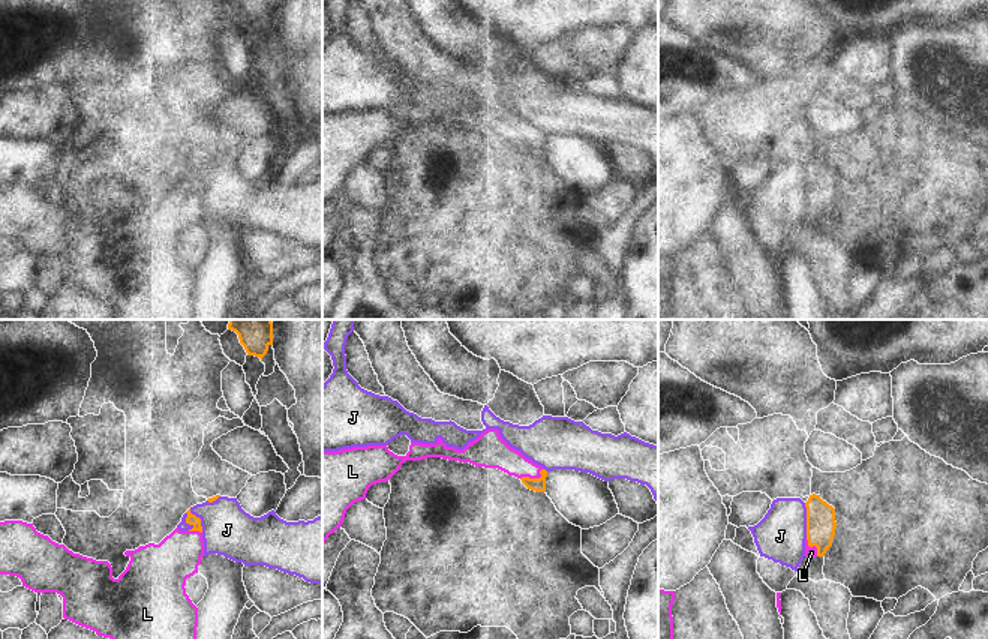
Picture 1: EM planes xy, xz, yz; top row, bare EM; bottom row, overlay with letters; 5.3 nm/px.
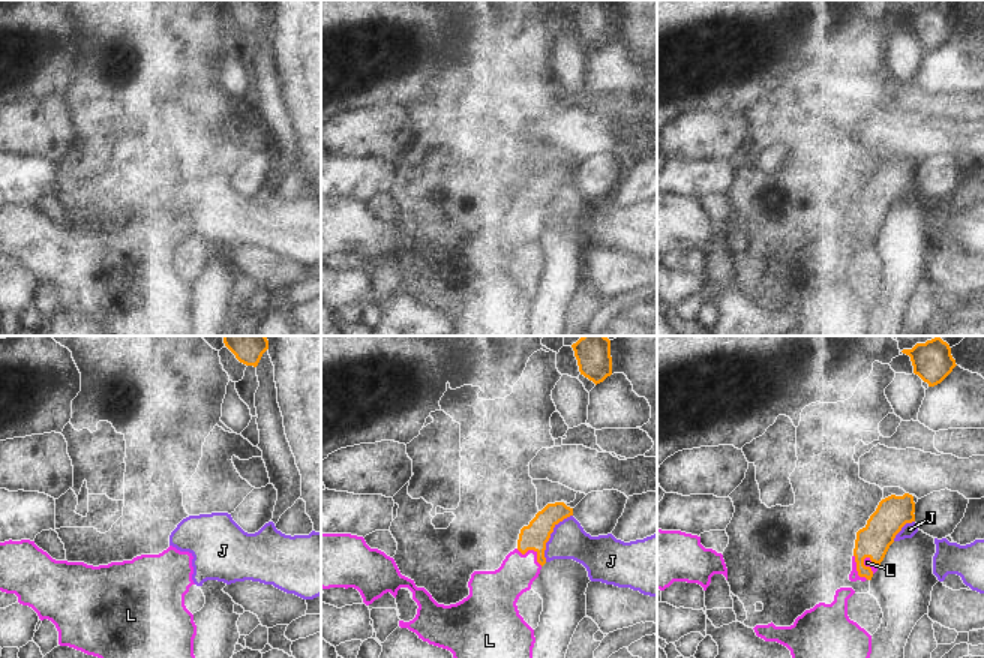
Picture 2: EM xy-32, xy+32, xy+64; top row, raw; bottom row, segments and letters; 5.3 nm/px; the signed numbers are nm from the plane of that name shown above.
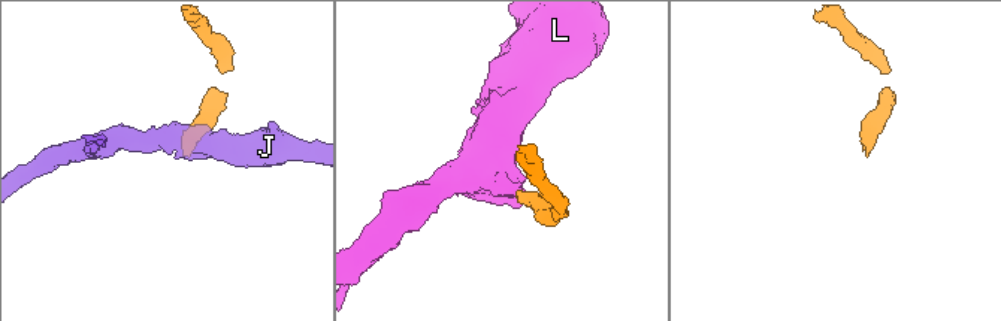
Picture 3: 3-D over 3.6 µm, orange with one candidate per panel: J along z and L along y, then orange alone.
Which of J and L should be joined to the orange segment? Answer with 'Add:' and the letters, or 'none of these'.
Add: L

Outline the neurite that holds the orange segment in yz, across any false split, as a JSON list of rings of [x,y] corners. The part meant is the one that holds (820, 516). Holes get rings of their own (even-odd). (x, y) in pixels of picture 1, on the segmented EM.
[[[810,495],[807,507],[805,556],[825,556],[835,536],[835,508],[820,498]]]

